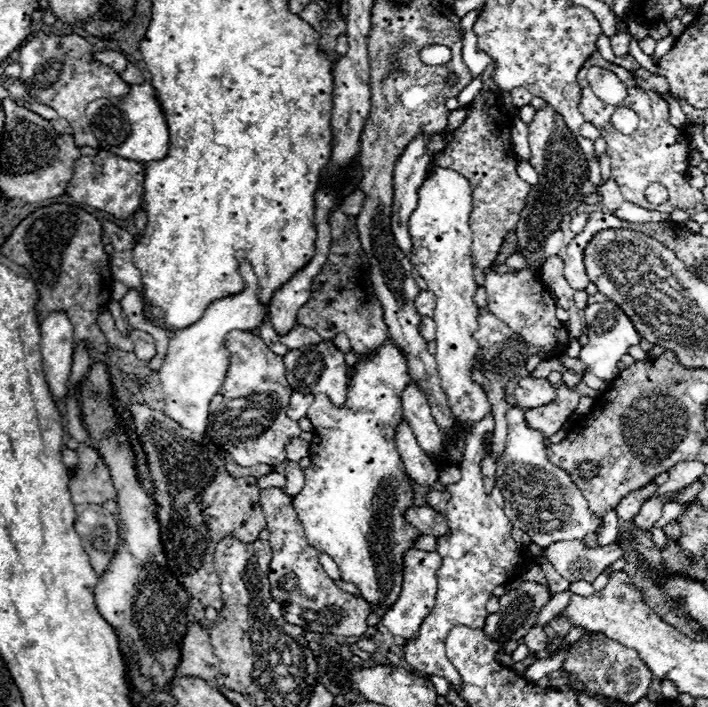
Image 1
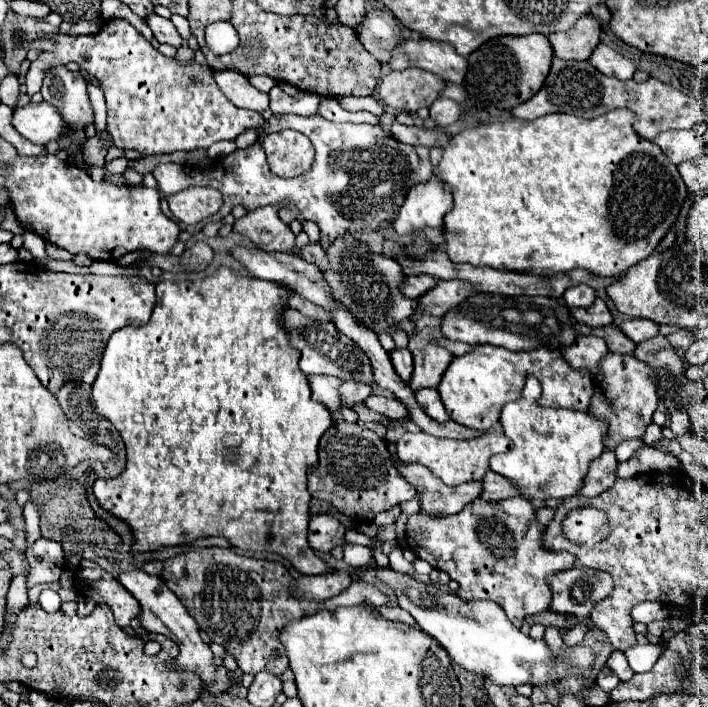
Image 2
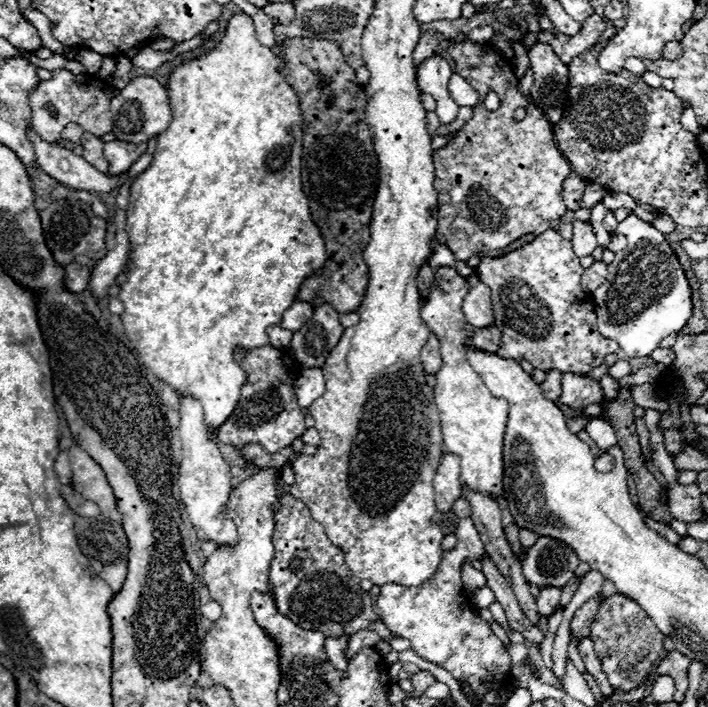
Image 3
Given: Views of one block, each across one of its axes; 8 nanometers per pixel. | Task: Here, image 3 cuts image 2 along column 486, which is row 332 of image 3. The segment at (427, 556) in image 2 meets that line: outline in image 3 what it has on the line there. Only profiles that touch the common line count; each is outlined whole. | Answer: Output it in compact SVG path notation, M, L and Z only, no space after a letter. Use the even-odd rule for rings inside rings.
M552 228L546 230L546 232L542 232L540 236L536 236L534 242L530 242L530 244L526 244L526 246L522 246L522 248L518 248L518 250L506 254L506 256L500 256L500 258L482 258L482 260L480 260L480 264L476 266L476 274L478 274L478 278L492 290L494 324L496 324L498 330L502 332L502 346L500 346L500 350L498 350L498 354L500 354L502 358L524 358L524 360L528 360L528 362L530 362L534 368L538 368L538 370L550 370L550 368L552 368L552 370L560 370L560 372L586 374L586 372L590 372L592 368L600 366L608 354L620 350L620 346L618 346L616 342L612 342L610 338L604 338L604 336L598 332L598 326L596 326L596 304L592 302L592 294L584 292L582 286L580 286L582 272L584 272L584 268L580 266L578 256L576 256L574 250L572 250L572 242L570 242L570 240L564 240L564 238L562 238L556 230L552 230Z

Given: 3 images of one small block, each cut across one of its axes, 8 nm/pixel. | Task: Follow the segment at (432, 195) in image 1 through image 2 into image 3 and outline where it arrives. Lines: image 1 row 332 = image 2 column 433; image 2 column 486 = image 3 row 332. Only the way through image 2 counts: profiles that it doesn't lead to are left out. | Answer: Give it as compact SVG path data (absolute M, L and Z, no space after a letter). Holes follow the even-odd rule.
M438 268L438 290L432 290L422 306L422 320L440 340L442 368L436 372L434 402L440 412L442 436L446 452L458 454L462 466L462 482L482 494L504 498L504 432L508 420L508 402L492 396L482 378L472 370L466 360L466 344L470 338L470 326L460 310L470 286L454 268Z

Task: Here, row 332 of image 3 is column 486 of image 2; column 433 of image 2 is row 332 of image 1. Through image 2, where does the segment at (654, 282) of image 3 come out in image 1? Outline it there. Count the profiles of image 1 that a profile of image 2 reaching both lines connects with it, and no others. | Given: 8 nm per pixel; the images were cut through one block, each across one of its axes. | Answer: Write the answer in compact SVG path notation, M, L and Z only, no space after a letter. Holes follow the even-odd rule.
M610 300L608 302L596 302L596 304L590 304L586 310L584 310L584 322L586 322L586 336L588 336L588 344L584 344L580 348L580 354L578 354L578 360L582 364L586 364L586 374L594 374L602 380L614 380L618 370L616 370L616 364L620 362L620 358L628 352L628 346L632 344L638 344L642 340L642 336L634 330L630 318L616 306L612 304Z

